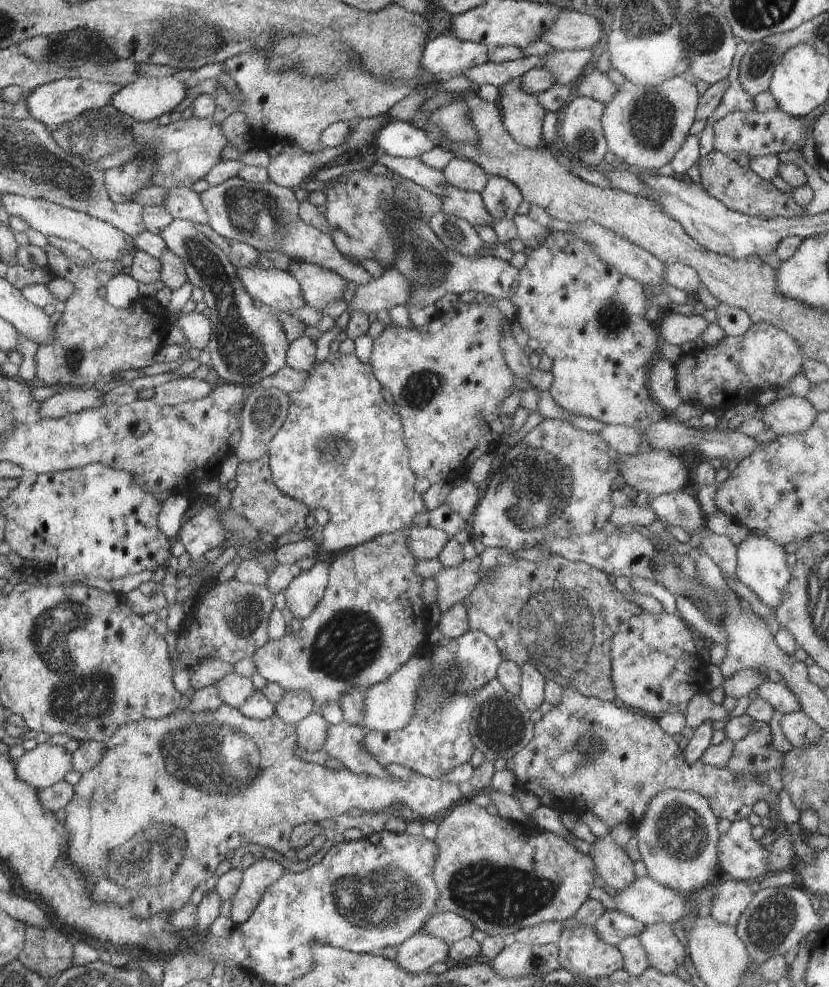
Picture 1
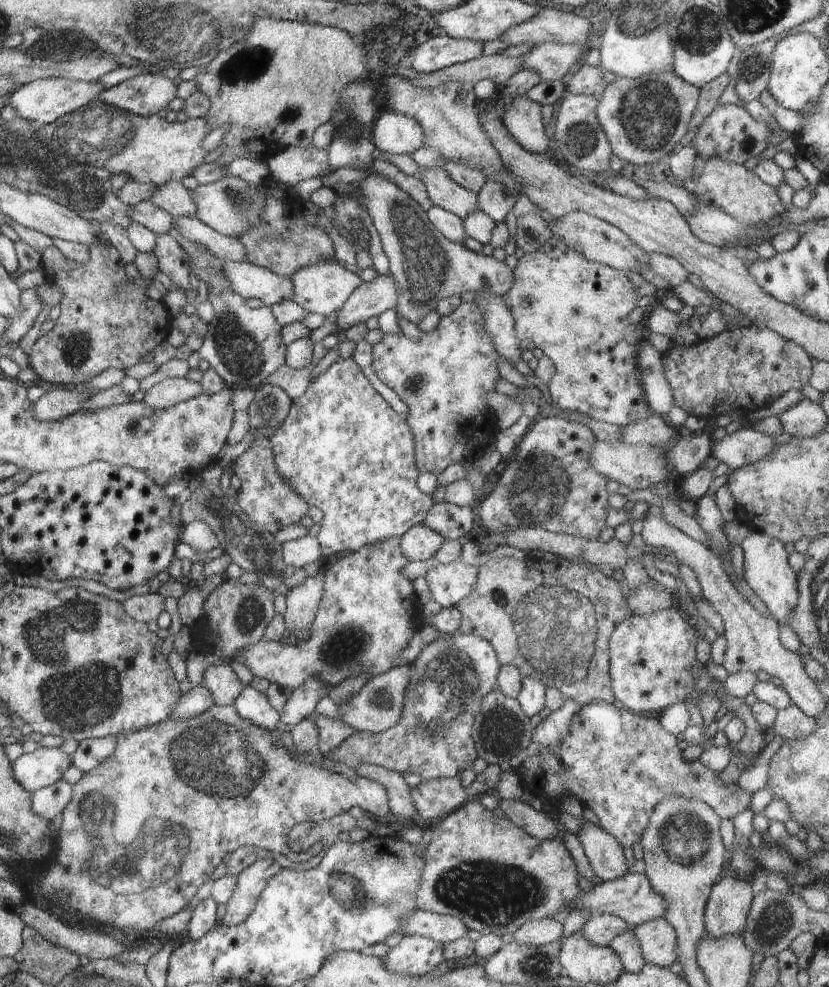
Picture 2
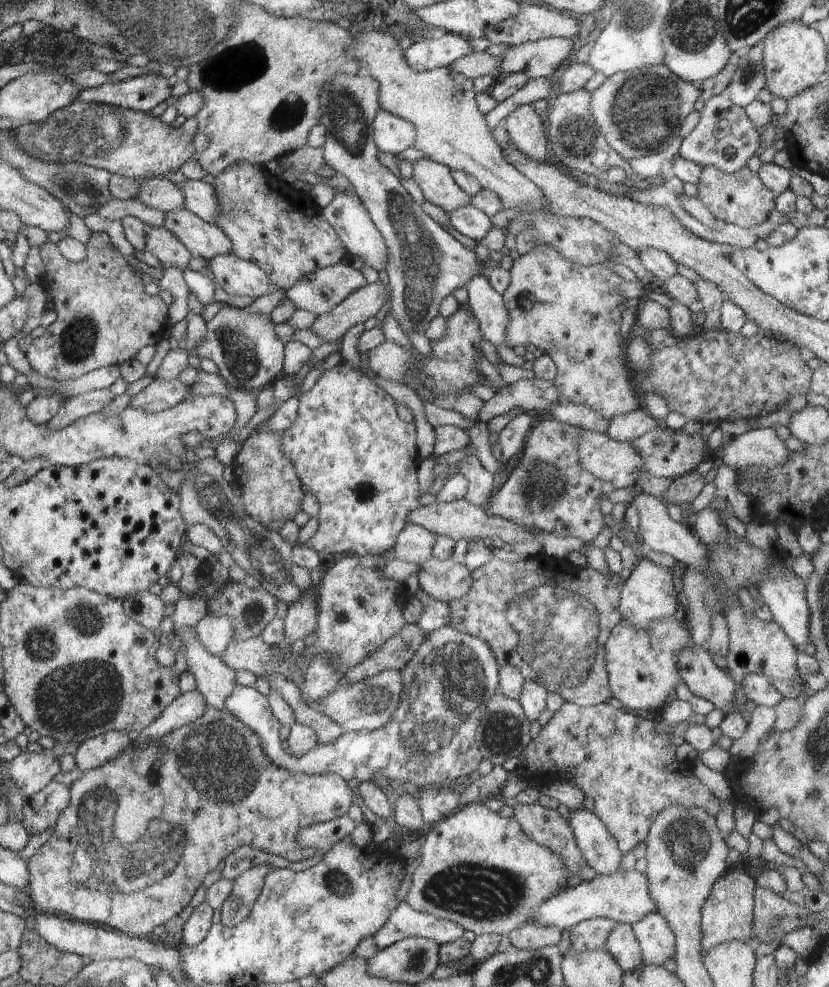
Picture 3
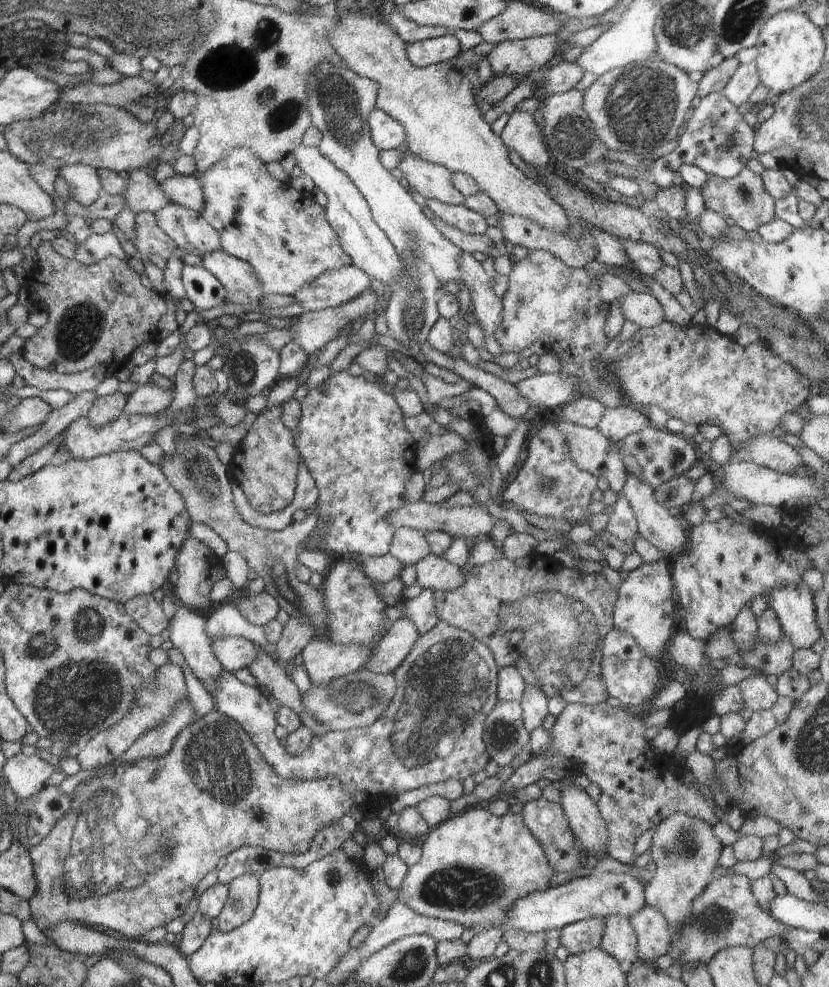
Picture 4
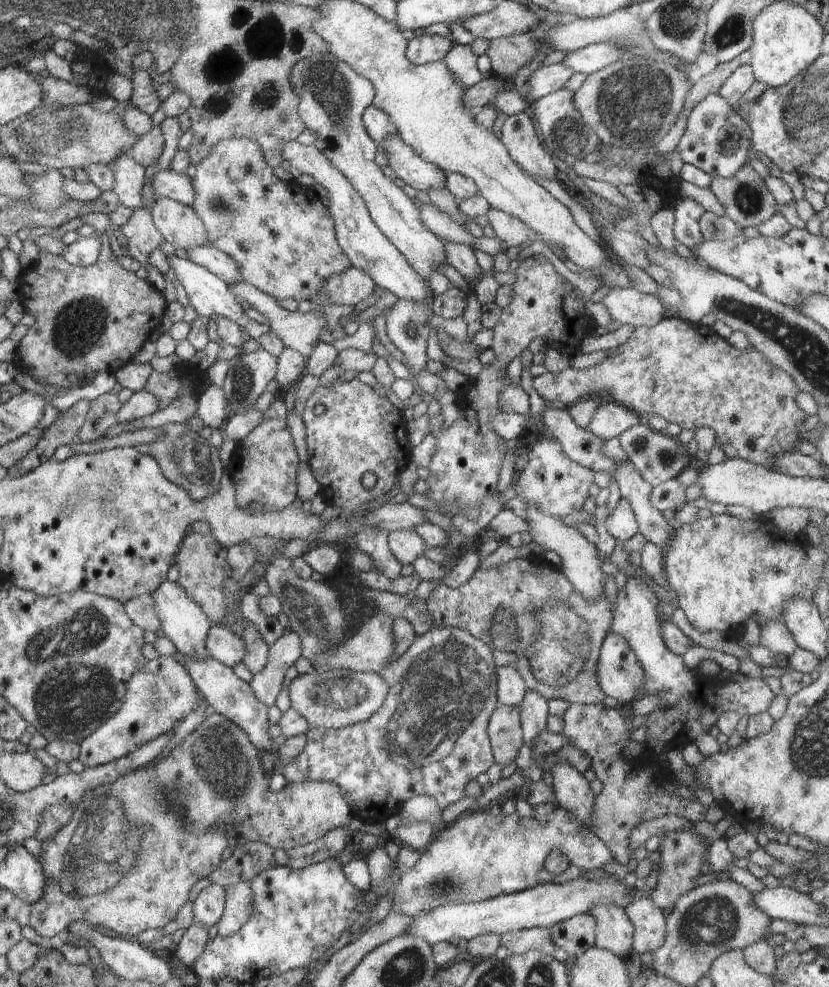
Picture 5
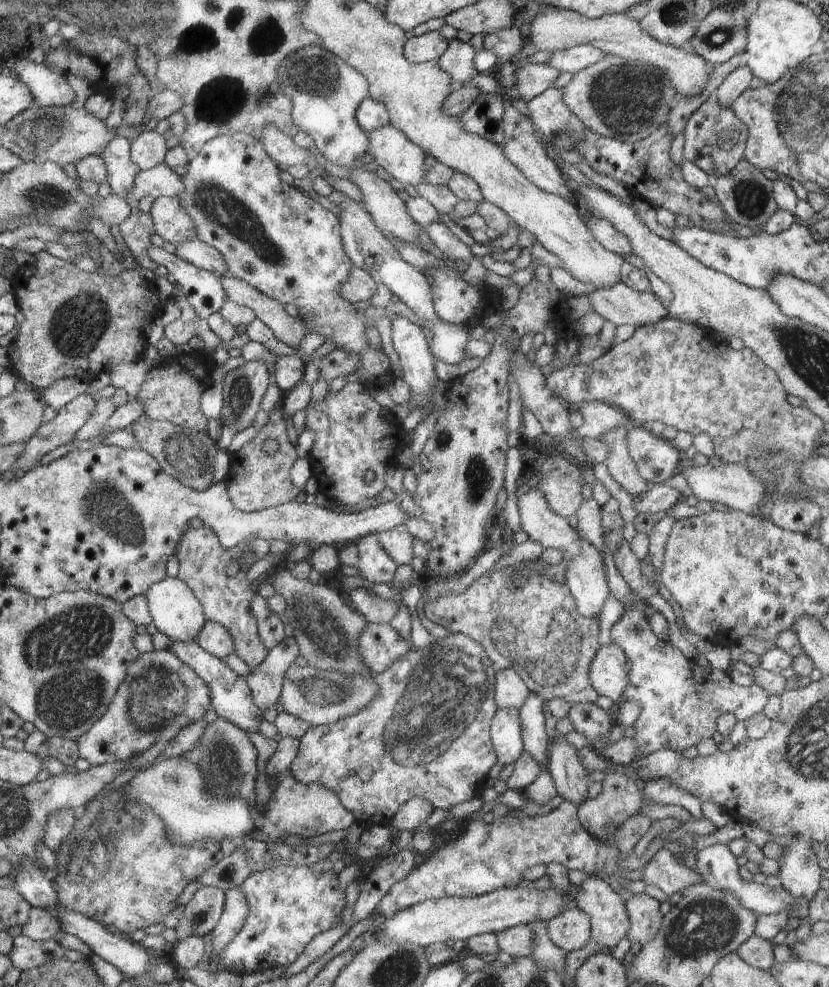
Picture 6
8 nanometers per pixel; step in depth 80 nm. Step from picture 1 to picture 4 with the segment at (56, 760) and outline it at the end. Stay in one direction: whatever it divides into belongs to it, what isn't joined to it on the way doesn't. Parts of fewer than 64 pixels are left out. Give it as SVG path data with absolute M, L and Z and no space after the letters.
M18 753L7 760L2 775L8 780L11 796L26 800L36 796L46 786L54 767L38 755Z

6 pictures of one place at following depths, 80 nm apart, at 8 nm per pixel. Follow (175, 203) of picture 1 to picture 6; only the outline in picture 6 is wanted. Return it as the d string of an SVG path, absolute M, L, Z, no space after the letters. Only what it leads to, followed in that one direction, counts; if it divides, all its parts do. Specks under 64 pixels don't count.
M114 136L112 142L100 154L107 166L108 181L113 193L120 198L128 199L128 192L132 190L134 176L138 174L138 166L130 158L130 141L120 136Z

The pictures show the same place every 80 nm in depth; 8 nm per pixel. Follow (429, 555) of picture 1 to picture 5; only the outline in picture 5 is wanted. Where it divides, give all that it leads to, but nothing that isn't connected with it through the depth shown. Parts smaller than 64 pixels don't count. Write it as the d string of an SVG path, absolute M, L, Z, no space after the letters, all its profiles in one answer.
M411 529L389 531L389 551L401 565L411 565L427 547L424 540Z

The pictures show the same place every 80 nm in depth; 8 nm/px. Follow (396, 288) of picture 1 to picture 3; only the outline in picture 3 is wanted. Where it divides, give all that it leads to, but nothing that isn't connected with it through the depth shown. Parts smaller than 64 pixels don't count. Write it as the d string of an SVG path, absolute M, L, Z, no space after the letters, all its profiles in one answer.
M380 280L364 285L349 294L344 302L329 313L317 316L310 329L320 338L324 338L326 343L341 339L352 326L364 324L382 310L382 306L391 298L386 288Z

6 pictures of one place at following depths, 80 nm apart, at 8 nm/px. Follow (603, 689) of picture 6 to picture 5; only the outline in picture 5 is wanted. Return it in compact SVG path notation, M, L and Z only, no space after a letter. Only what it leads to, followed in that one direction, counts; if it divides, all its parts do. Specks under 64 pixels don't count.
M610 632L601 645L596 682L604 695L616 699L619 705L630 705L640 696L644 672L632 648L618 634Z

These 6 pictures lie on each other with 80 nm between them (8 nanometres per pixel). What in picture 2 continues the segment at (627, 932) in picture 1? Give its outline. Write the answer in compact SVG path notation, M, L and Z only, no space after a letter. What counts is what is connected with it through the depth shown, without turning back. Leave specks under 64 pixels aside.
M598 913L592 915L580 931L592 944L608 947L618 935L627 931L633 932L634 927L632 923L626 922L615 914Z

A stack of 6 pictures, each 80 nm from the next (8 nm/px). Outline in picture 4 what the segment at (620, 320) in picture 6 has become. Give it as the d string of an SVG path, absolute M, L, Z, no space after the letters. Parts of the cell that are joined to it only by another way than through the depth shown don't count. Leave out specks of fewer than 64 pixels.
M630 291L622 298L621 310L625 318L638 326L655 327L664 322L664 311L654 295Z

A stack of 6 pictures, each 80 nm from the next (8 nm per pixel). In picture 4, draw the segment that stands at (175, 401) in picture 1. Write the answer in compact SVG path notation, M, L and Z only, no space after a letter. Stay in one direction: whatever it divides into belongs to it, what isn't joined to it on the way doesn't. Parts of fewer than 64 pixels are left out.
M148 382L140 385L125 404L124 413L153 415L164 413L174 400L174 389L163 389Z

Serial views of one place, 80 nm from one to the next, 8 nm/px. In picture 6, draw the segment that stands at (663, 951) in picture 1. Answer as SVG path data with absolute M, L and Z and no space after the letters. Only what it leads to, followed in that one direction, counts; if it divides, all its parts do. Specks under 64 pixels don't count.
M647 893L636 894L625 902L625 910L630 922L627 938L633 942L650 942L662 921L663 914L659 910L661 903Z

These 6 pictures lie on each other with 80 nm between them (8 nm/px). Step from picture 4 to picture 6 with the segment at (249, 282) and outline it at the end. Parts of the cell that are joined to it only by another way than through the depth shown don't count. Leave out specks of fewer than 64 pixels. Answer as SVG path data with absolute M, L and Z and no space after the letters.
M188 238L180 244L176 244L174 255L186 260L186 262L214 274L216 278L227 274L226 264L222 254L216 248L205 244L201 239Z

